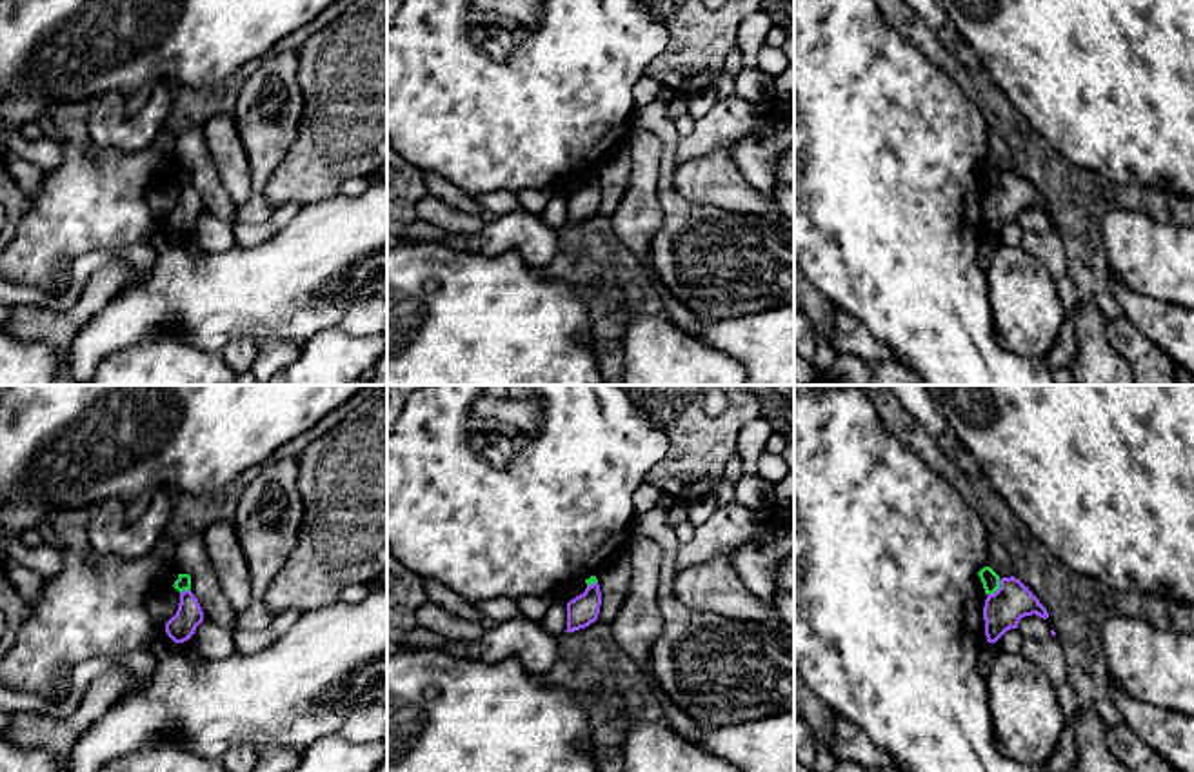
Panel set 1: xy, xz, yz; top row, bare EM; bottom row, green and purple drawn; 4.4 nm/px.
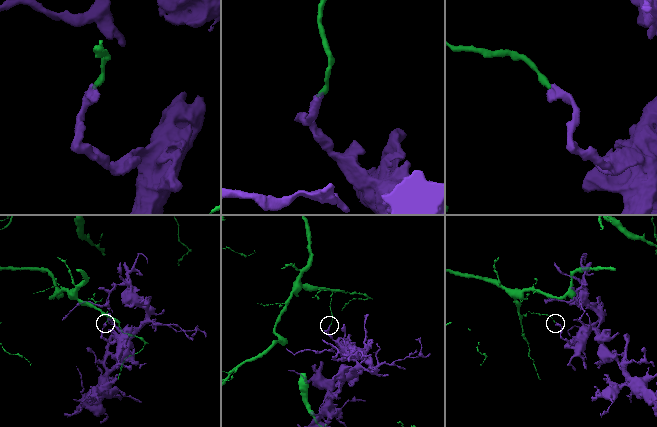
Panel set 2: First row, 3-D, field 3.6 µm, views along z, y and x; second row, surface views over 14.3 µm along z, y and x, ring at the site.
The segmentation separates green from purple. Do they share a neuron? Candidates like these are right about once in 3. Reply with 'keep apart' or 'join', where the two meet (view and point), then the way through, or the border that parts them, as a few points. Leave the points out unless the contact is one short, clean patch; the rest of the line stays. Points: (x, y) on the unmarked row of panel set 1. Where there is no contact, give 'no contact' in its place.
keep apart | yz (996, 182) | along yz (1000, 173), (1000, 178), (987, 188)

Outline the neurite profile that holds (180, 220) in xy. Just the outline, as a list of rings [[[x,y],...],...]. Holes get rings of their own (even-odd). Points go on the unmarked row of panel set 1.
[[[191,183],[180,185],[176,207],[165,216],[165,225],[174,236],[191,233],[196,220],[204,214],[204,205]]]

